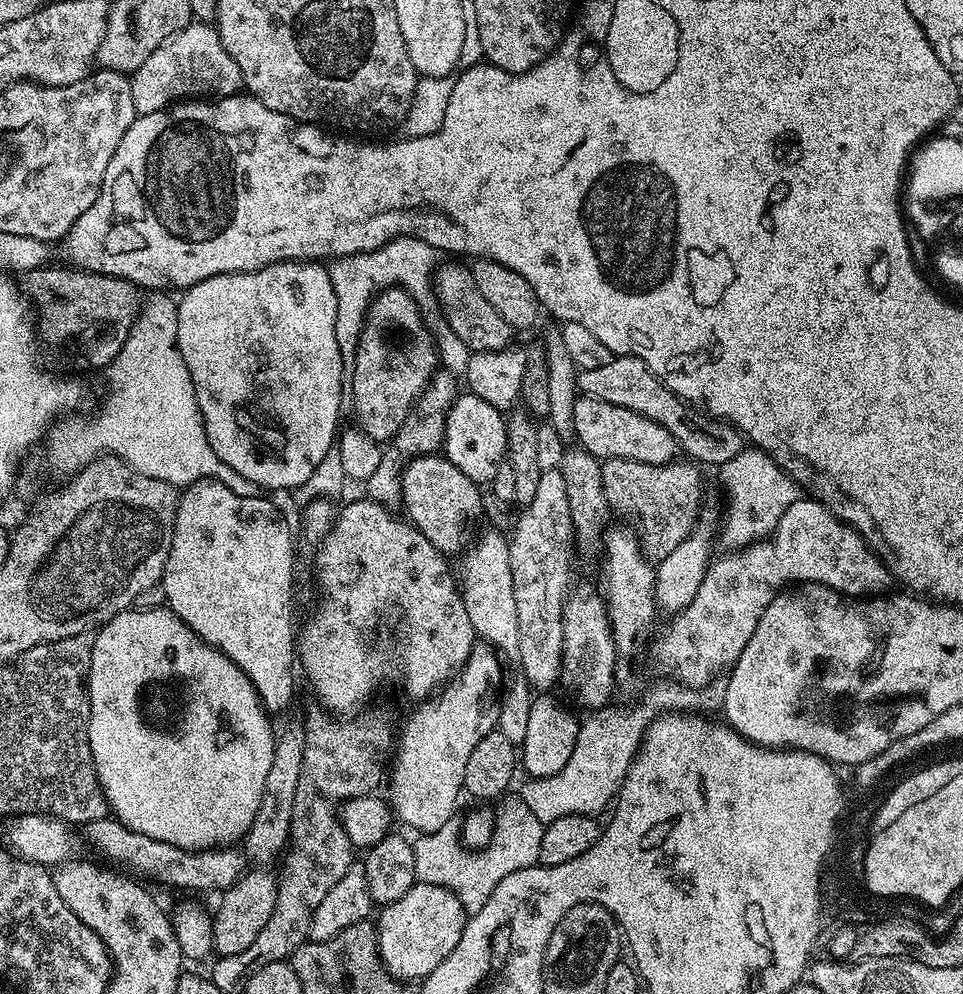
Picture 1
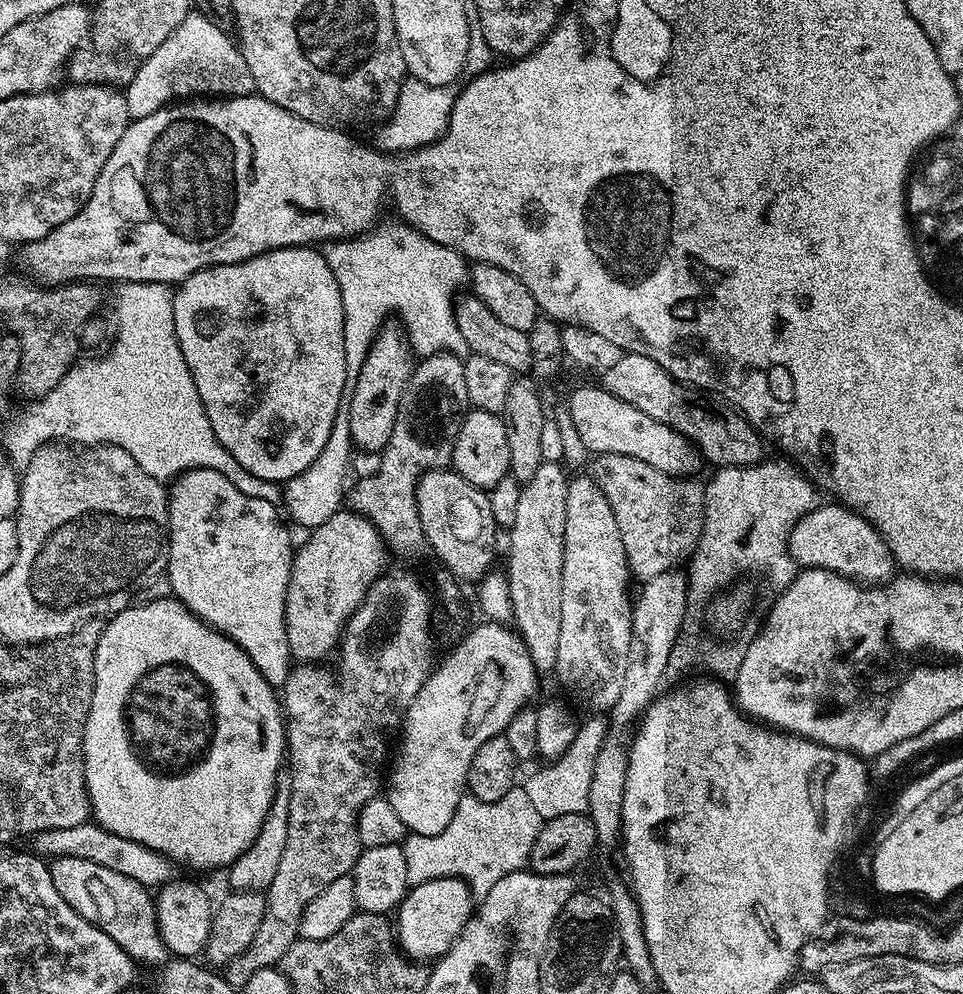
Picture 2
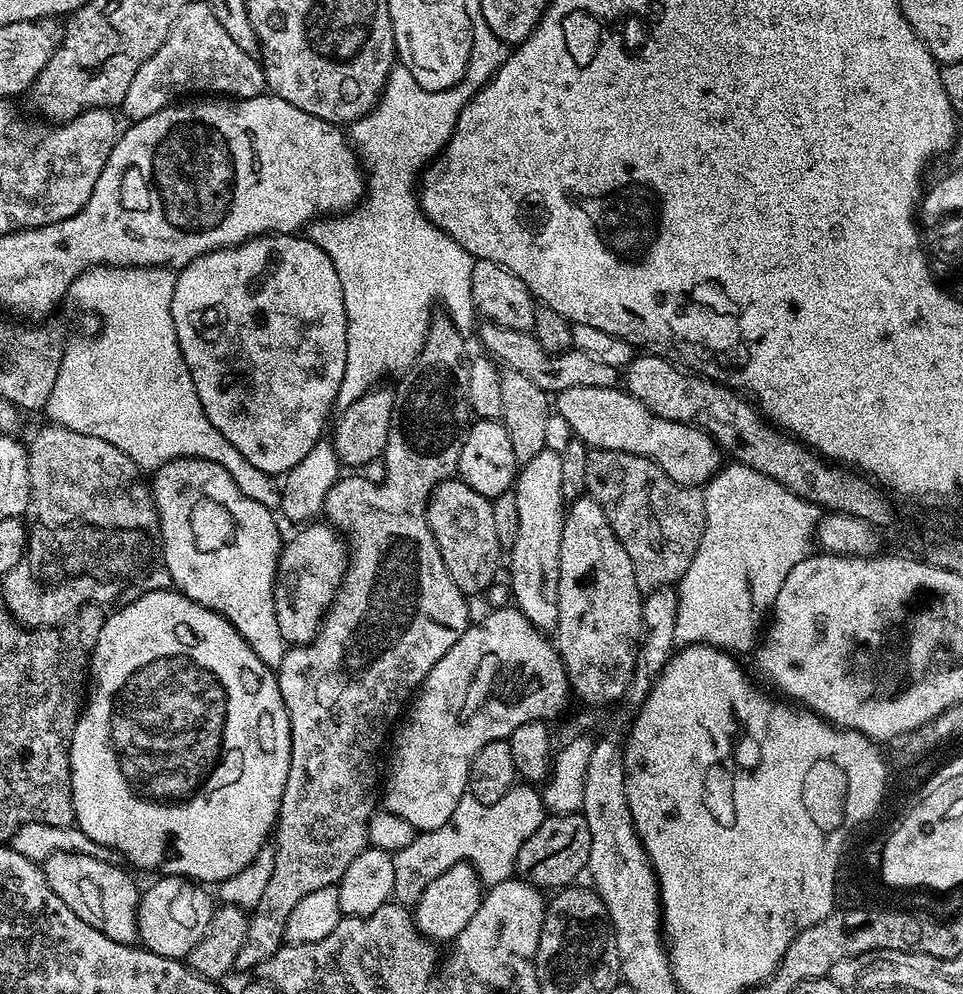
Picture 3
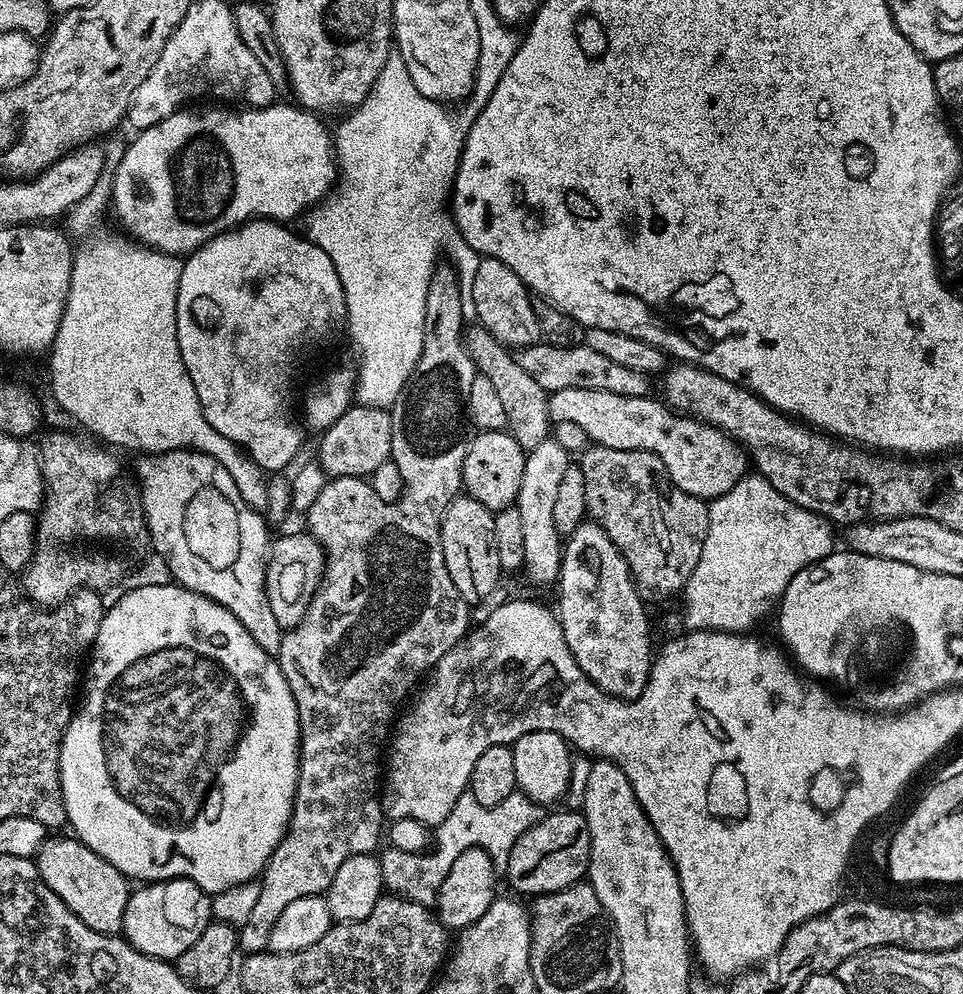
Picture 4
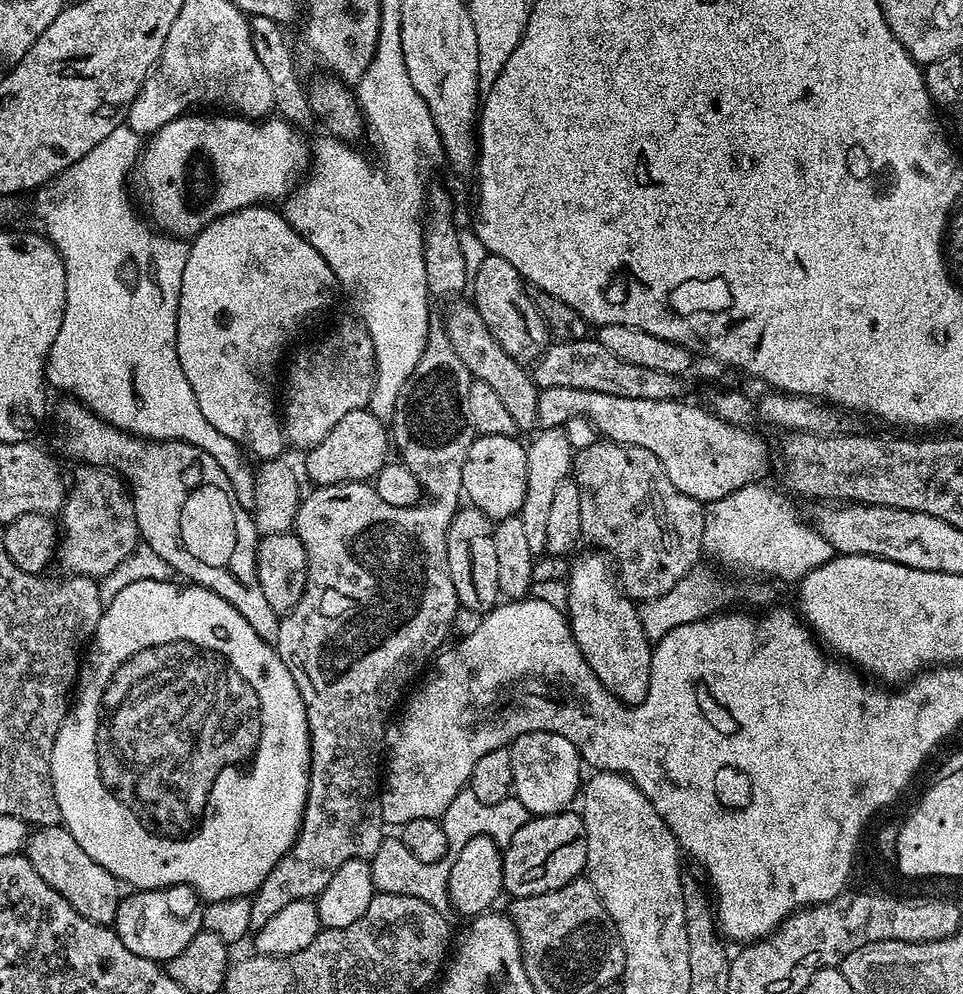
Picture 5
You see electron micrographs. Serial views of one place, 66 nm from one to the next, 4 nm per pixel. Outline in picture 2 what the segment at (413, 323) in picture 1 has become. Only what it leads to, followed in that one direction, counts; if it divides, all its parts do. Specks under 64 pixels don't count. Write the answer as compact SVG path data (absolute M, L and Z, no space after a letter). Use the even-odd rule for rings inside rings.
M388 322L376 333L374 342L366 354L366 362L351 385L348 412L348 428L353 445L360 452L381 453L390 442L390 430L398 418L398 406L404 386L412 377L414 353L407 335L399 323Z

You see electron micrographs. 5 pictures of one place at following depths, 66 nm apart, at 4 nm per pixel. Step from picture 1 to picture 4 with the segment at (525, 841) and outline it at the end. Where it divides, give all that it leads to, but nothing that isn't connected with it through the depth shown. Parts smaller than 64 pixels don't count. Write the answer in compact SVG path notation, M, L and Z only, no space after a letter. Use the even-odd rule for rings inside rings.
M466 790L458 798L454 810L446 814L441 824L435 825L434 843L430 850L403 852L388 846L379 853L384 887L391 895L401 896L404 900L413 900L425 906L435 905L438 890L446 874L450 874L454 858L458 858L462 850L484 848L493 864L507 865L510 850L518 842L518 838L522 838L522 834L526 834L530 826L538 823L541 815L541 805L534 803L525 792L512 792L510 798L498 802L498 806L482 806L482 802L478 802L478 798L474 798L474 794Z

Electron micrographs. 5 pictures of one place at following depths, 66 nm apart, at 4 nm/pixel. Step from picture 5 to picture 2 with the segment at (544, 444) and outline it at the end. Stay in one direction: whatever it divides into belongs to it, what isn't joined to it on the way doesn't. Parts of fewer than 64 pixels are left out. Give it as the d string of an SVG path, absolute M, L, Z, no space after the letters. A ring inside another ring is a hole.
M540 464L534 478L520 489L518 511L514 513L512 527L507 529L508 568L506 575L510 586L512 620L515 631L528 648L534 666L541 673L551 673L556 666L558 654L558 630L560 629L560 587L562 586L562 550L564 549L564 527L566 526L565 469L560 464Z

